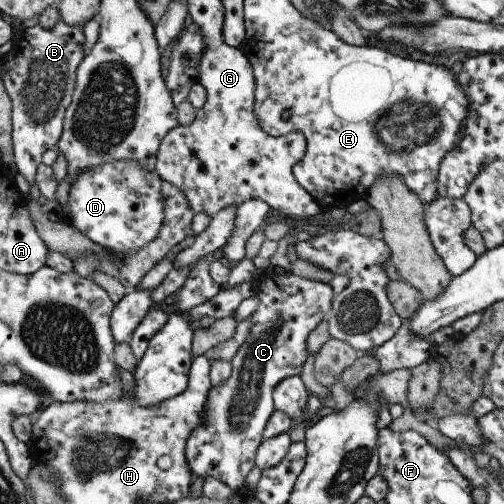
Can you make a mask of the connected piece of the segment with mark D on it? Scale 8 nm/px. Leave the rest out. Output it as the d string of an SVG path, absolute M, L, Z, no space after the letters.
M116 161L92 167L77 175L78 178L69 192L70 215L64 213L64 217L72 222L70 225L80 230L82 234L86 234L96 244L120 254L133 253L156 238L164 218L161 197L163 180L156 171L146 170L136 161Z

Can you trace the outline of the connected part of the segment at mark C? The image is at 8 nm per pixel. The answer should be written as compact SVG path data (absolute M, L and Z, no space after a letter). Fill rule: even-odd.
M266 265L266 270L264 274L260 277L260 284L254 288L257 290L256 296L260 298L260 304L255 312L253 312L249 317L251 318L251 329L248 335L248 338L242 343L242 346L238 349L238 352L234 355L234 358L231 360L231 365L233 370L231 375L223 382L222 385L218 386L215 391L209 394L208 402L205 408L205 414L203 416L202 422L190 433L190 436L187 438L185 444L185 460L188 465L190 475L193 479L200 476L200 478L214 478L222 481L225 485L228 485L233 491L238 492L244 489L244 484L248 472L252 470L255 466L255 458L257 455L257 448L260 446L260 443L263 441L263 432L266 428L268 419L274 414L274 401L273 401L273 392L276 388L276 385L279 385L285 378L299 375L302 372L302 365L307 361L309 357L309 350L307 345L308 335L314 330L320 322L324 320L324 314L328 312L331 308L332 299L335 297L334 292L329 284L316 282L313 280L308 280L302 278L301 276L296 276L294 274L278 274L272 268Z

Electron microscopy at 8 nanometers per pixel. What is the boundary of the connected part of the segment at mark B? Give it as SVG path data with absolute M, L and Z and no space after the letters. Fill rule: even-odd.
M62 18L50 29L43 28L39 24L29 27L22 32L19 38L13 39L14 46L1 58L3 85L12 101L11 121L13 131L11 137L15 154L14 168L16 168L16 172L24 175L31 185L35 182L37 168L42 163L42 154L48 148L56 149L63 131L65 112L72 102L72 95L75 91L77 68L85 57L82 48L84 46L83 29L83 25L67 25Z

